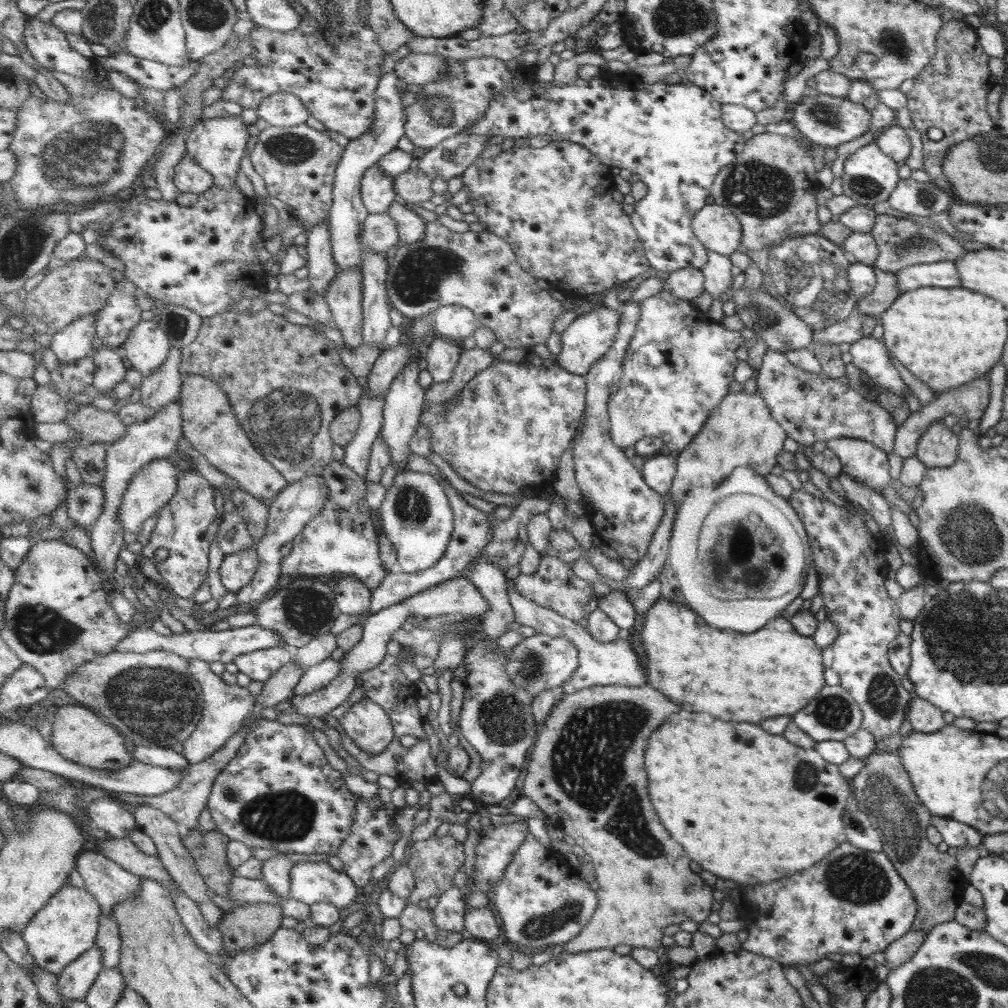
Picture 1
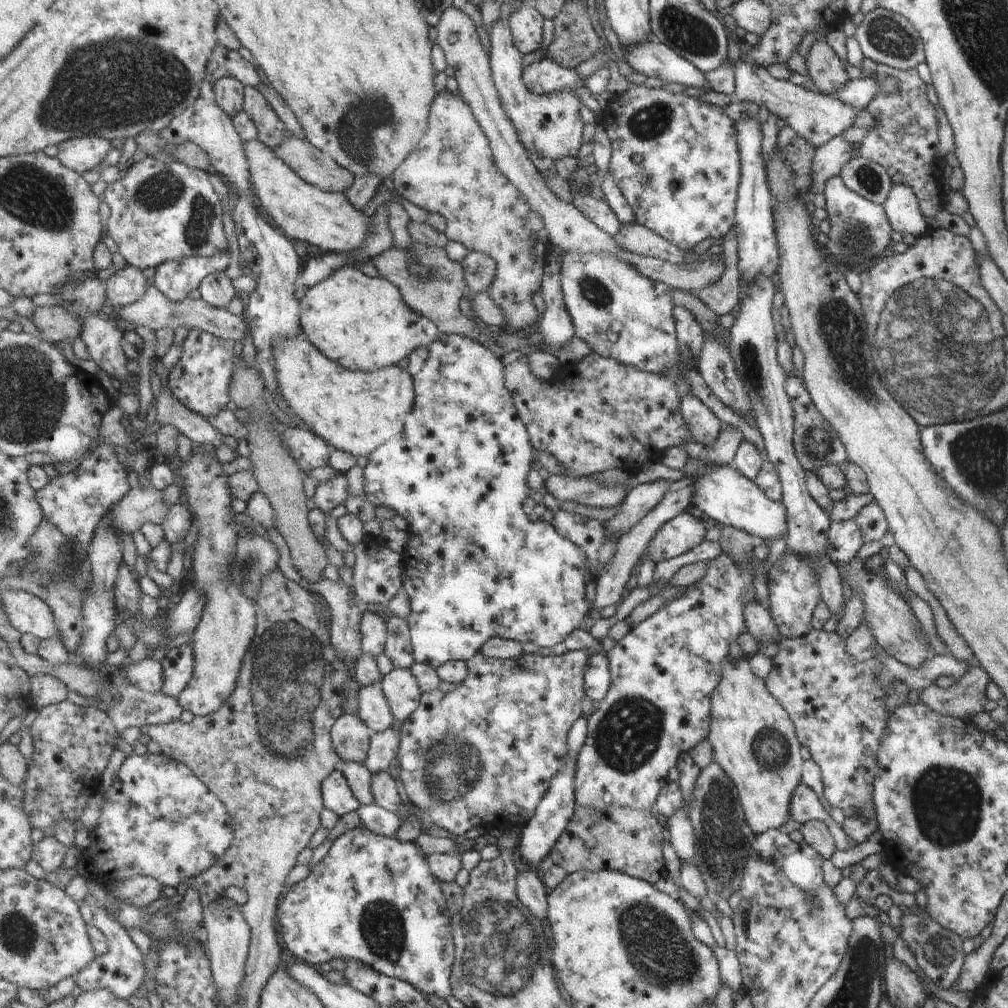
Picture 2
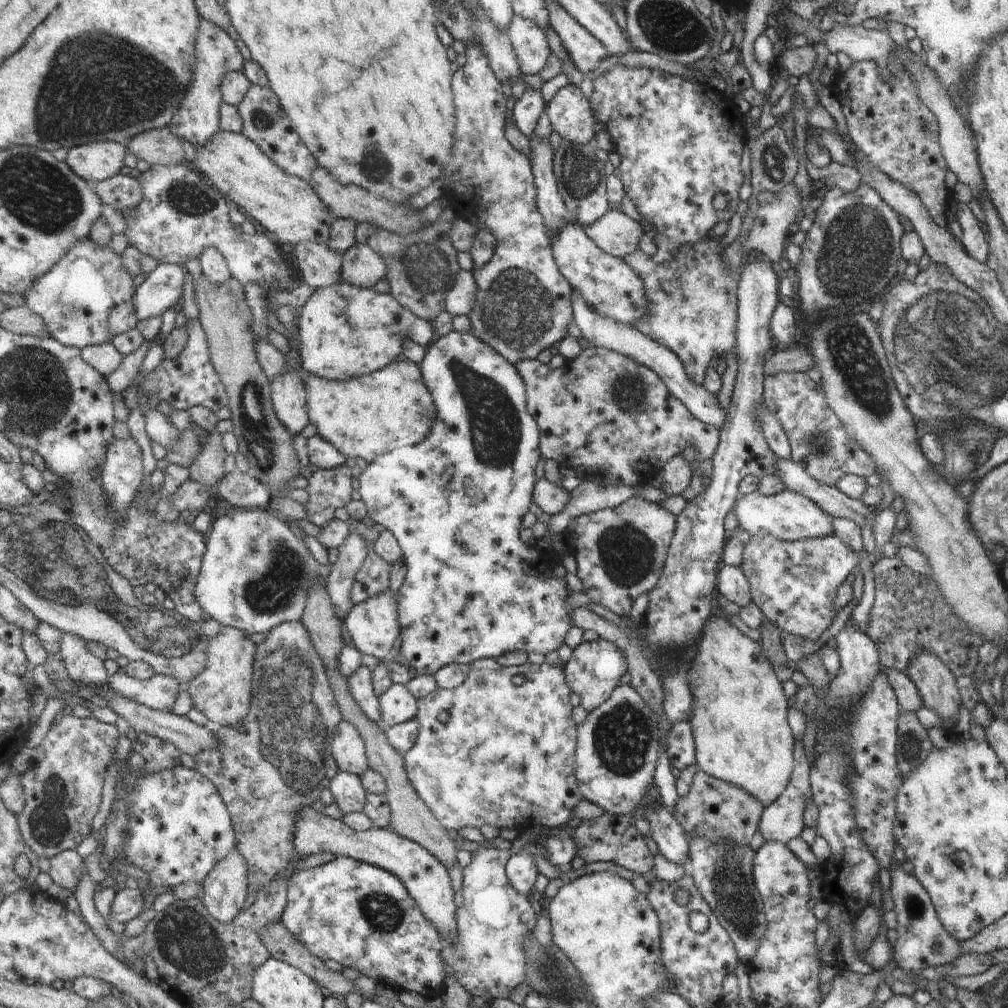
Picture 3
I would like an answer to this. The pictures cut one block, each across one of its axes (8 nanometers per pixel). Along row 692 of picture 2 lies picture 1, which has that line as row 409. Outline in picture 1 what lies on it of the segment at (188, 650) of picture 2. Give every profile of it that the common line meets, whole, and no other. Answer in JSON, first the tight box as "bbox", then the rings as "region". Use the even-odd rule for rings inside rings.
{"bbox":[89,401,184,577],"region":[[[176,401],[161,409],[149,422],[128,425],[128,433],[122,440],[104,443],[107,474],[102,486],[106,492],[107,502],[102,517],[90,529],[89,537],[96,564],[105,577],[111,576],[115,572],[119,552],[123,550],[123,546],[126,546],[125,538],[123,538],[123,526],[121,526],[118,517],[119,508],[123,504],[123,498],[129,489],[131,479],[149,462],[174,457],[175,452],[178,451],[180,438],[184,435],[182,426],[182,403]]]}

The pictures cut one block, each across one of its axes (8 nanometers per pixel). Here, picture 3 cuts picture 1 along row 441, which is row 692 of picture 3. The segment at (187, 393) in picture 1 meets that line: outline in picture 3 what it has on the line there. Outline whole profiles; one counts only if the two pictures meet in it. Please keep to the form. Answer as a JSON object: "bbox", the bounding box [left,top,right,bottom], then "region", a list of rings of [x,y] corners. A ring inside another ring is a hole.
{"bbox":[186,625,258,728],"region":[[[223,625],[218,636],[209,639],[207,648],[207,668],[193,678],[186,686],[193,698],[195,708],[209,720],[231,728],[241,724],[249,714],[253,690],[255,655],[258,653],[255,644],[247,632],[231,625]]]}

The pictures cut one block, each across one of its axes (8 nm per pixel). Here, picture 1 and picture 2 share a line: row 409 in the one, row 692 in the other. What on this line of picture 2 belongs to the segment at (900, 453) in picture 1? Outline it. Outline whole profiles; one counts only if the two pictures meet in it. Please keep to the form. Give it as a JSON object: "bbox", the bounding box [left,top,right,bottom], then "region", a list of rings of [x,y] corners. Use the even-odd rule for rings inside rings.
{"bbox":[918,664,989,721],"region":[[[978,664],[970,665],[965,674],[947,689],[935,684],[919,689],[918,700],[935,714],[968,721],[971,715],[983,711],[983,704],[988,699],[985,688],[989,681],[987,673]]]}

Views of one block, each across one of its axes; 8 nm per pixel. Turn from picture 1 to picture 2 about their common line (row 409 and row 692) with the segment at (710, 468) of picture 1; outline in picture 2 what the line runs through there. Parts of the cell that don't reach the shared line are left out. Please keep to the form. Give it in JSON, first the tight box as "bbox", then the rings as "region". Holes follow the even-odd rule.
{"bbox":[707,656,802,835],"region":[[[747,656],[725,658],[719,668],[719,683],[711,694],[710,732],[707,742],[713,752],[712,761],[723,769],[723,774],[735,786],[742,813],[754,835],[766,830],[777,829],[789,822],[789,800],[795,787],[800,783],[802,765],[799,755],[799,741],[791,719],[779,703],[767,692],[765,684],[751,671]]]}

